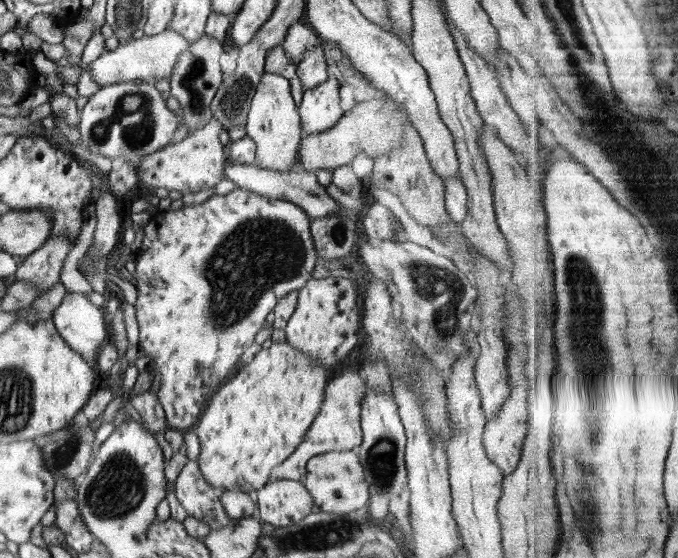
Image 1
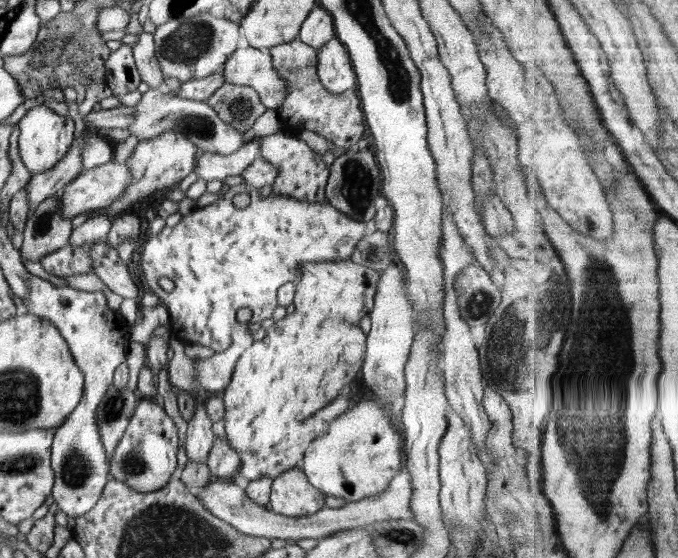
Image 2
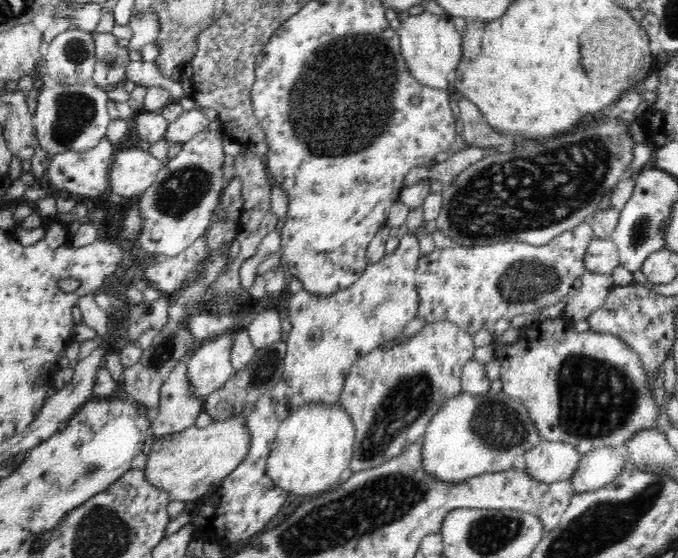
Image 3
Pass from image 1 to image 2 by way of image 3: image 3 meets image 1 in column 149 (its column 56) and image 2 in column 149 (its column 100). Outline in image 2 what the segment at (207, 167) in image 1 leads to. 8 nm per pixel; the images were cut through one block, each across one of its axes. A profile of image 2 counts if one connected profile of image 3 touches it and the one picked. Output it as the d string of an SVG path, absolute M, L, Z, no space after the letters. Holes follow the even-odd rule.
M179 130L160 134L158 138L152 138L152 142L139 142L132 155L124 162L124 168L130 170L132 183L126 187L124 195L114 203L102 208L102 214L109 219L111 216L119 216L130 212L130 207L136 202L148 197L157 190L172 187L180 183L188 174L195 171L198 158L198 149L185 134Z

